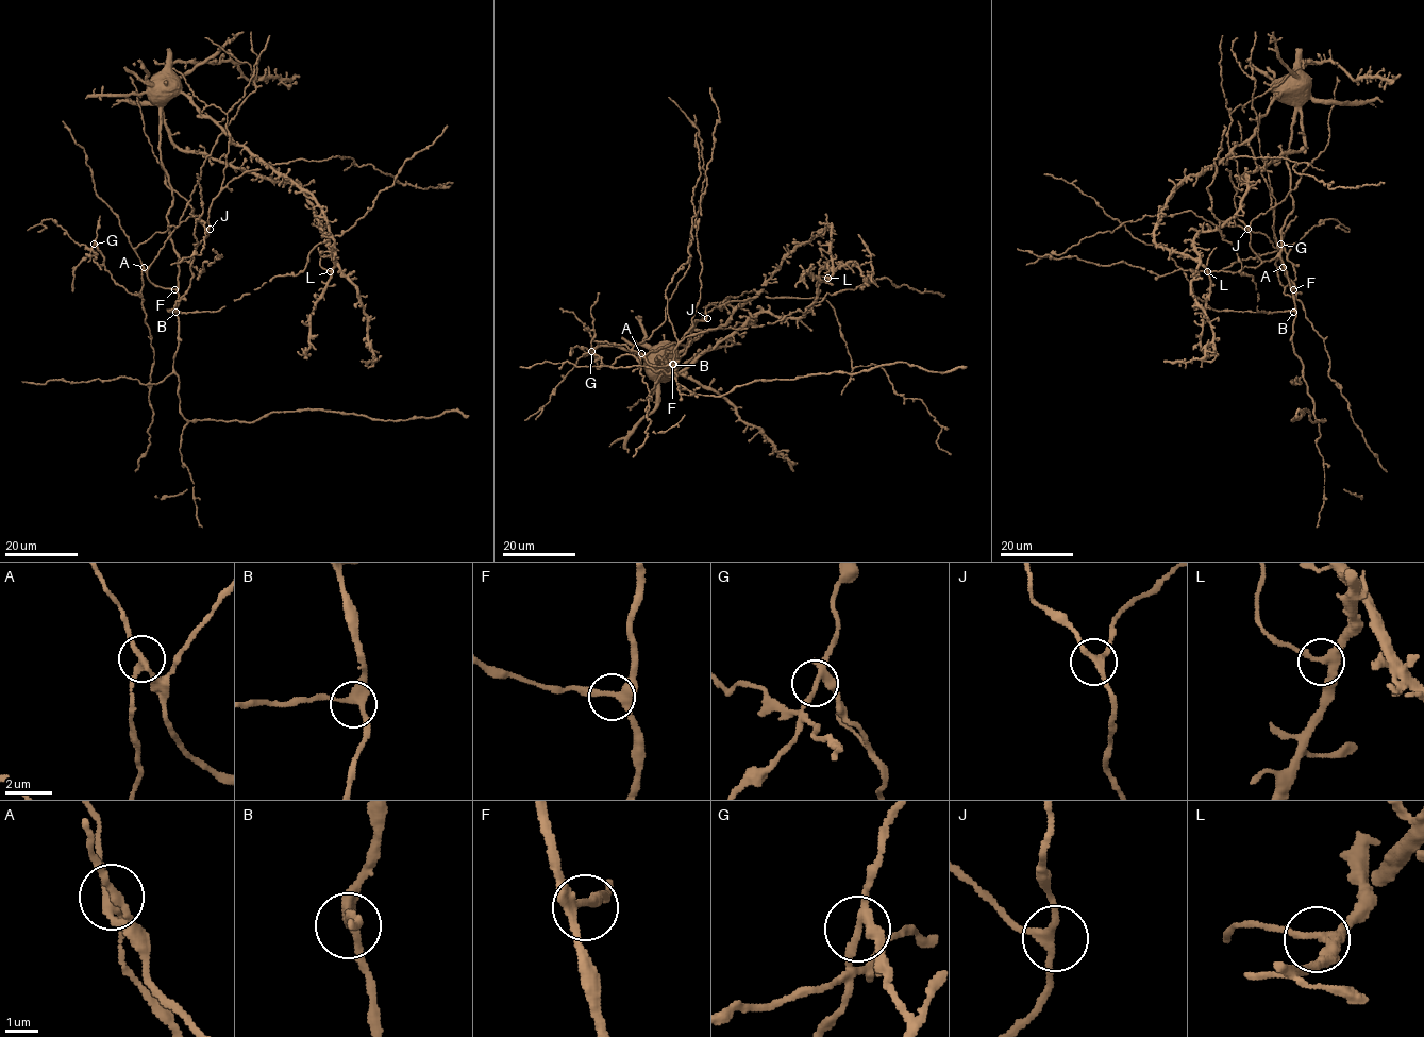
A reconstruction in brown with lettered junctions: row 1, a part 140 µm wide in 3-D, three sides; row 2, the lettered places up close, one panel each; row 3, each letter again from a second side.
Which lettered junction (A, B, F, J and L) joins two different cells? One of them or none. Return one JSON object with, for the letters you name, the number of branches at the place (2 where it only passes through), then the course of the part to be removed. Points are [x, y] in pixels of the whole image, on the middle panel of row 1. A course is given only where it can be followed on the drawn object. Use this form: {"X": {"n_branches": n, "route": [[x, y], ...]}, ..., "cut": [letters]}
{"A": {"n_branches": 3}, "cut": ["A"]}

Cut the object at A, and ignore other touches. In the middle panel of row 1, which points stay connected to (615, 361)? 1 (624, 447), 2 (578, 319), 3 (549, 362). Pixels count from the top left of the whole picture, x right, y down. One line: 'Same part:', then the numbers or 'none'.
Same part: none

